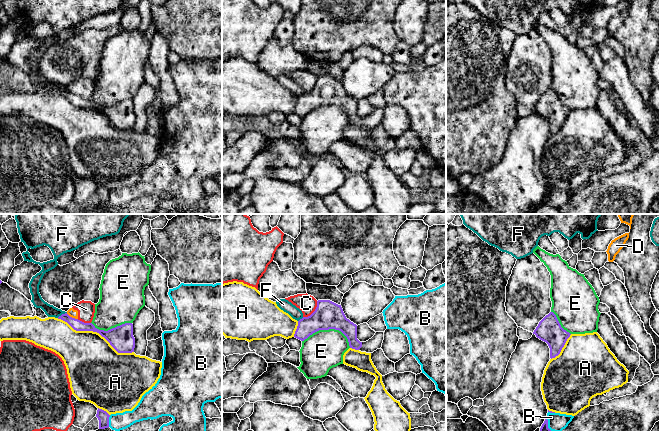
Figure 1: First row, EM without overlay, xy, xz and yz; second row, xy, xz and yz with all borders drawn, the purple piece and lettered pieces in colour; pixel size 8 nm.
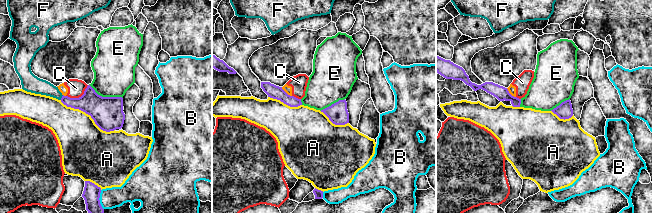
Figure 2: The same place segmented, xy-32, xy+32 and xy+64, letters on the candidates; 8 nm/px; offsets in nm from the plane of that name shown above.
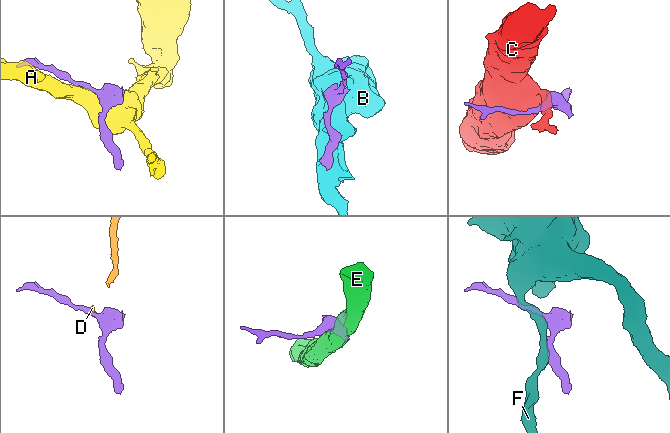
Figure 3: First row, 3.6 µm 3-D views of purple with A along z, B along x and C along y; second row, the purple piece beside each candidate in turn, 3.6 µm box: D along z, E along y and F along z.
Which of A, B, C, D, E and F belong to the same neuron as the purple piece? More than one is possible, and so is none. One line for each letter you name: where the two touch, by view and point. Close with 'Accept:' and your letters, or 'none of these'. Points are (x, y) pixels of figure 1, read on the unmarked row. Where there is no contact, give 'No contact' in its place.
Accept: none of these

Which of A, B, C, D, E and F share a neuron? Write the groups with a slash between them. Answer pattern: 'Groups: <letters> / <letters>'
Groups: A / B / C D / E / F

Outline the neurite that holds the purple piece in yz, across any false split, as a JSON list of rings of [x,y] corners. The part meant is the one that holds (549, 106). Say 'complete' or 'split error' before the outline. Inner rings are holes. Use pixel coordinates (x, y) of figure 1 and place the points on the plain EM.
complete; [[[550,88],[539,98],[533,110],[548,120],[551,135],[560,130],[567,115],[571,111],[561,103],[556,91],[553,88]]]

